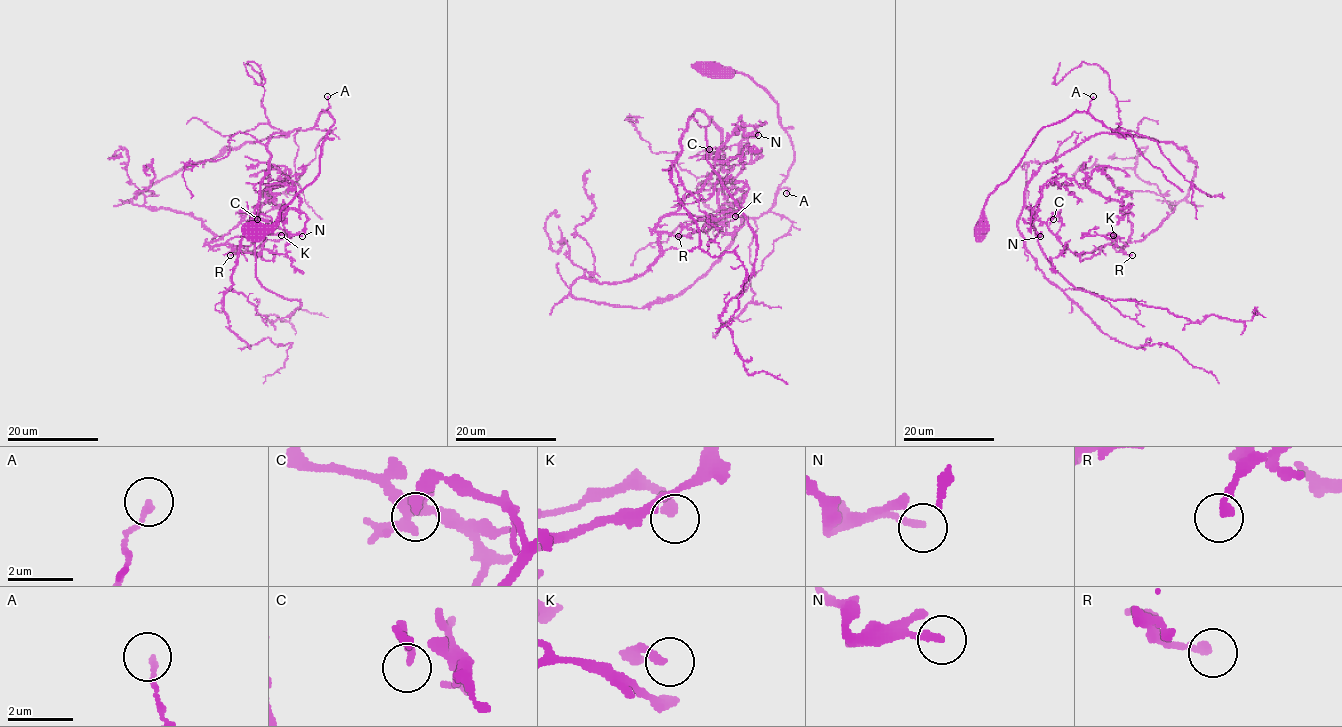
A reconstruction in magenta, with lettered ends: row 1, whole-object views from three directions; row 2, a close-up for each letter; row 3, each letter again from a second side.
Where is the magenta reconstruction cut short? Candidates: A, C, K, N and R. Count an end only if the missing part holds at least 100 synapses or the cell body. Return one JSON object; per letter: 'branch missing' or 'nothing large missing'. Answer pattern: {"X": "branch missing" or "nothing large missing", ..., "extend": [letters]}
{"A": "nothing large missing", "C": "nothing large missing", "K": "nothing large missing", "N": "nothing large missing", "R": "nothing large missing", "extend": []}

